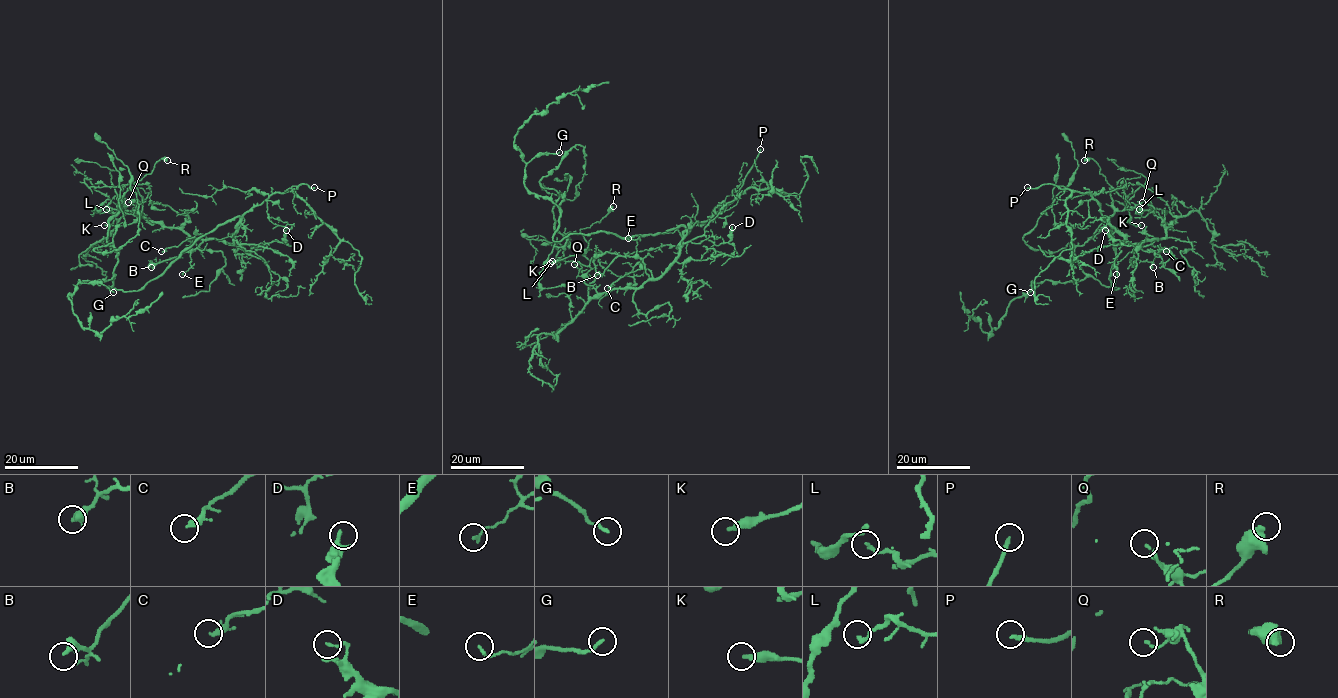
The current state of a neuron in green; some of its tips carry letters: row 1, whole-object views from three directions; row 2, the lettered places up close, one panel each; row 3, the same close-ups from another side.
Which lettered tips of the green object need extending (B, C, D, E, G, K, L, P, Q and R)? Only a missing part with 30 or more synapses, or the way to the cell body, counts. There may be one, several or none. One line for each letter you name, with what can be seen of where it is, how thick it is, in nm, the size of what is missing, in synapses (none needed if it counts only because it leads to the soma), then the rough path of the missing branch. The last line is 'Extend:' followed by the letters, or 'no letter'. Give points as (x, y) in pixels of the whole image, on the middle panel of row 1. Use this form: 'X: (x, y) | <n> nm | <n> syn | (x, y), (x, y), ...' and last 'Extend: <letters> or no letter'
P: (760, 149) | 220 nm | (760, 149), (777, 123), (778, 113), (803, 86), (810, 64)
Extend: P

